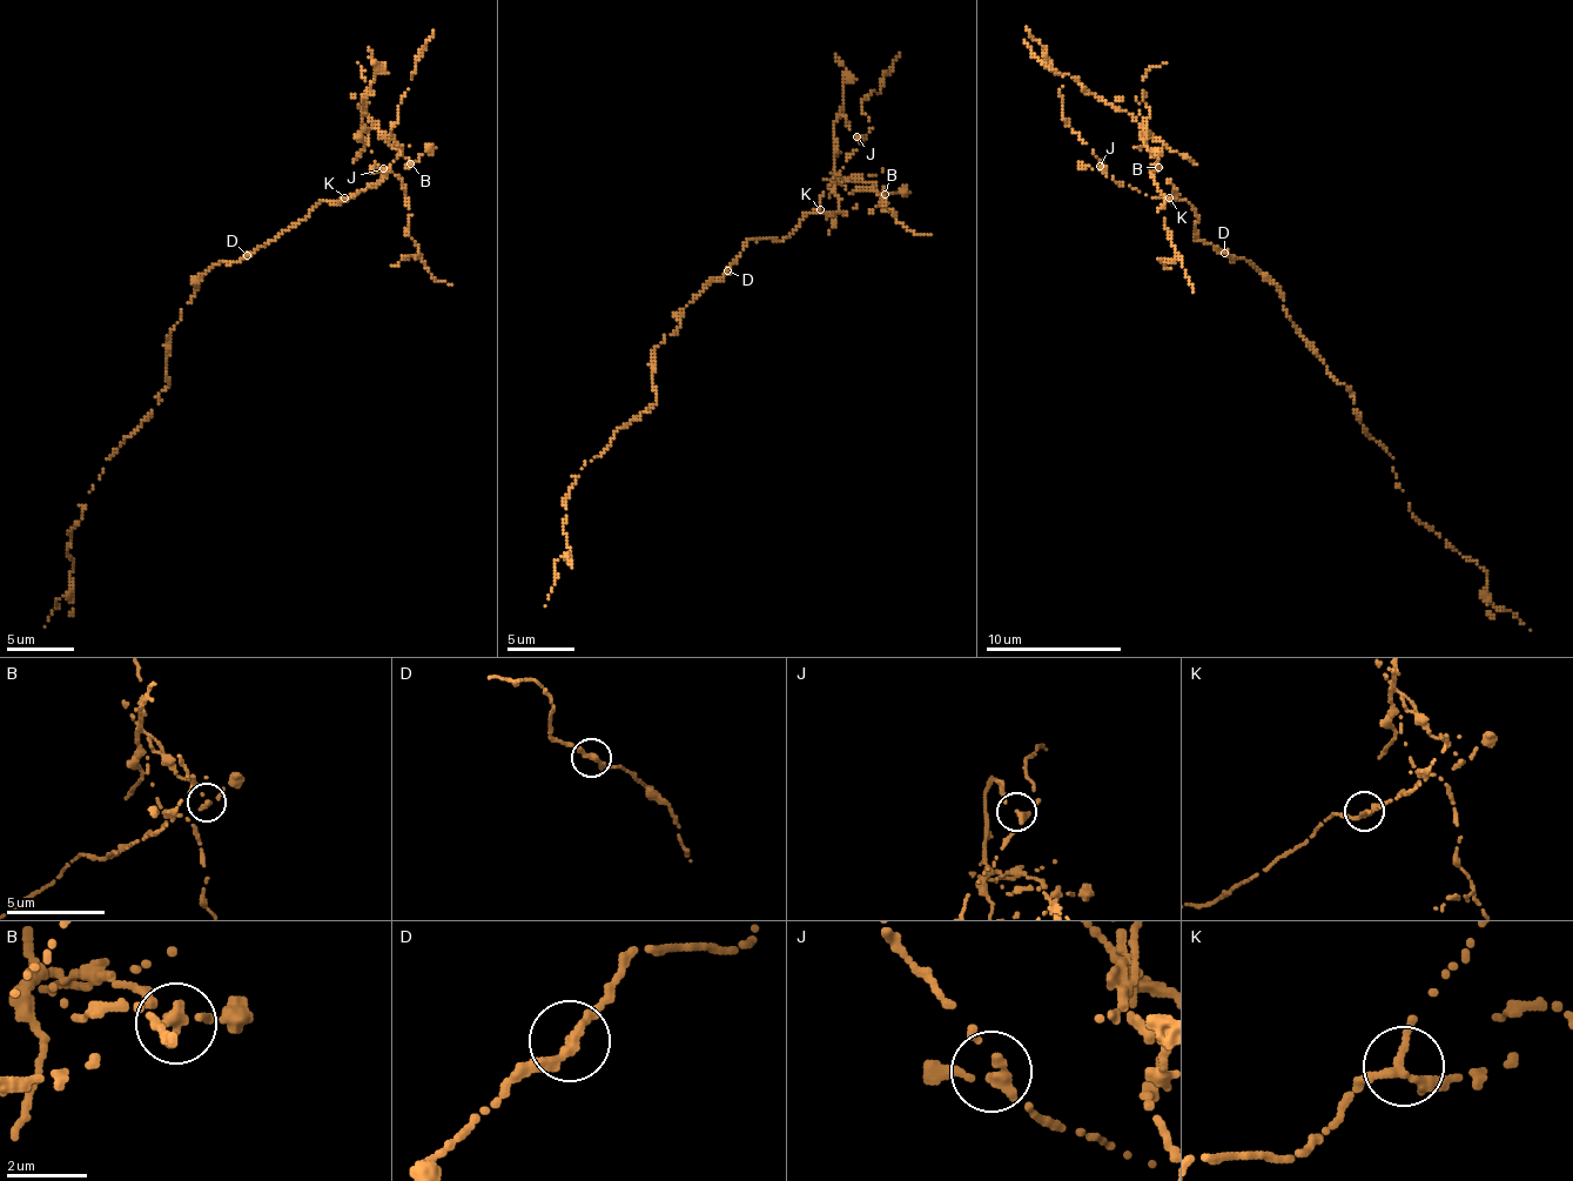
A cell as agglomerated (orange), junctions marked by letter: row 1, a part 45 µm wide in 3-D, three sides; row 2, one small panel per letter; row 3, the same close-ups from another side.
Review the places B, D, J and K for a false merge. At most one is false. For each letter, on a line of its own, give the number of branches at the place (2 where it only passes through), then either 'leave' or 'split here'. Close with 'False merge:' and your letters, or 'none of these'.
B: 2 | split here
D: 2 | leave
J: 2 | leave
K: 2 | leave
False merge: B

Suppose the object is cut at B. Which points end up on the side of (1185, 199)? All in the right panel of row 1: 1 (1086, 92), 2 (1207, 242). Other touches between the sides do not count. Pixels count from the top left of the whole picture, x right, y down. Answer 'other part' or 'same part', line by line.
1: other part
2: same part

